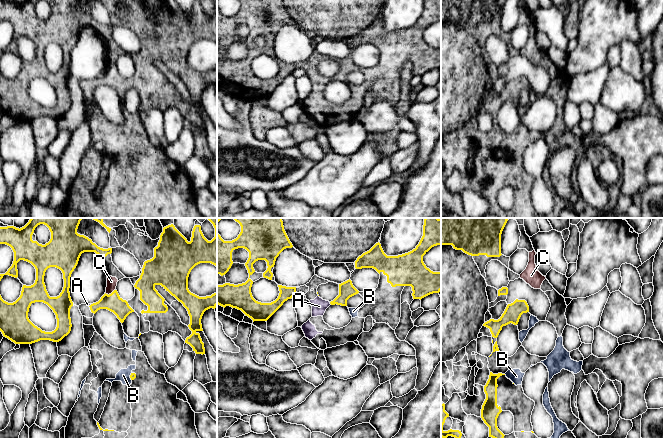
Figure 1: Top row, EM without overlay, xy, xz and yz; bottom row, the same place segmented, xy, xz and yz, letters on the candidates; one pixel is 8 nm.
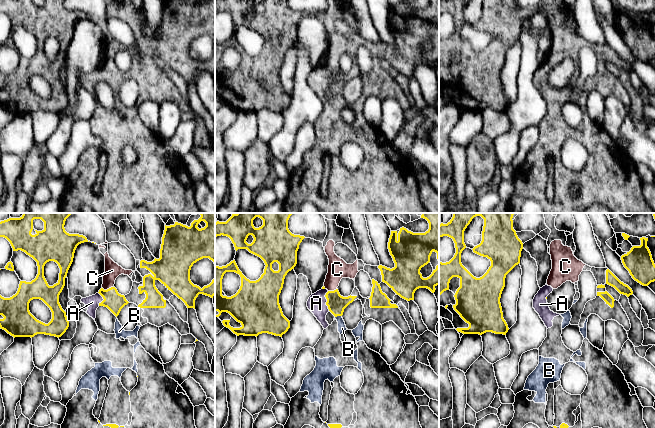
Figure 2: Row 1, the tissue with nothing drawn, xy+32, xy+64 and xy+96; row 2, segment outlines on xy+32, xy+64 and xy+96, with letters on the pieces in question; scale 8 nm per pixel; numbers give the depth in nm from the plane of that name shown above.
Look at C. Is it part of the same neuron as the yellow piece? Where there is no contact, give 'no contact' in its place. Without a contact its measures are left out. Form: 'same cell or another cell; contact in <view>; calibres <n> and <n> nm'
same cell; contact in xy; calibres 140 and 80 nm

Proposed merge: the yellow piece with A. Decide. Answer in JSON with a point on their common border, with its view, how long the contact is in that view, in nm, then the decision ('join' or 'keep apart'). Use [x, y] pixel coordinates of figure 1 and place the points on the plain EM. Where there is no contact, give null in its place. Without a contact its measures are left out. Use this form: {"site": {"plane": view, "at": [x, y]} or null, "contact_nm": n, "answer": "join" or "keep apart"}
{"site": {"plane": "xz", "at": [330, 79]}, "contact_nm": 30, "answer": "join"}

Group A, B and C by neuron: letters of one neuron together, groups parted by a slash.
A B C

